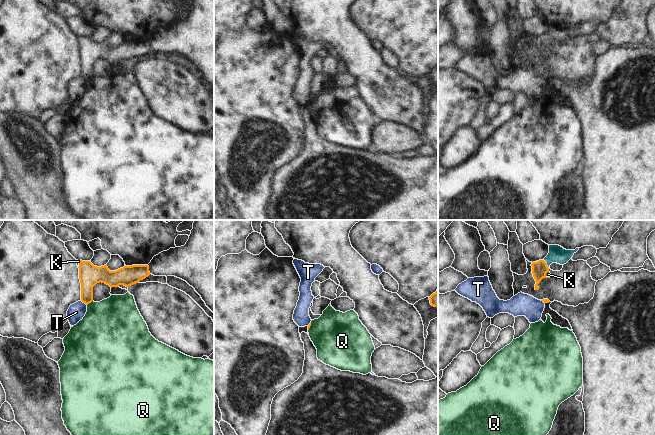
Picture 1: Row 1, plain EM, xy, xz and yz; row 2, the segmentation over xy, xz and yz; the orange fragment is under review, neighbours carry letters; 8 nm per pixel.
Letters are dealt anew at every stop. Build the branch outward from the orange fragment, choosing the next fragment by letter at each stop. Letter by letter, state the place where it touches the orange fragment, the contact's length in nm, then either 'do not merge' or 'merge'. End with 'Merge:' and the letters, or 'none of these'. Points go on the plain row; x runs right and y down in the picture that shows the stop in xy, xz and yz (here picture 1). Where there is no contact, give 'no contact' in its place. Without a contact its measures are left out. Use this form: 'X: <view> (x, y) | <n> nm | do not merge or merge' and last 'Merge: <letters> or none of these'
K: yz (546, 40) | 90 nm | merge
Q: xy (89, 78) | 60 nm | do not merge
T: xy (83, 78) | 70 nm | do not merge
Merge: K

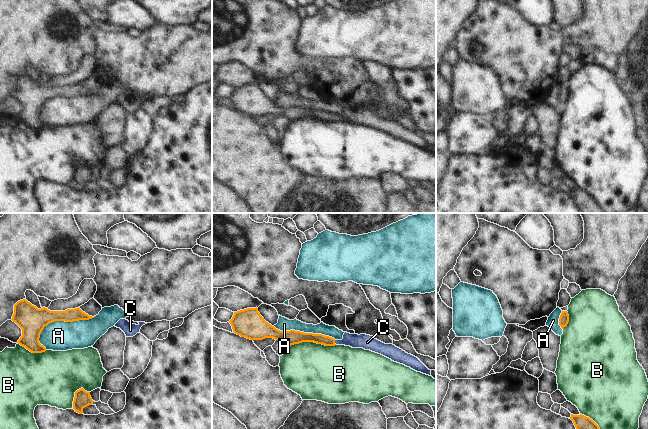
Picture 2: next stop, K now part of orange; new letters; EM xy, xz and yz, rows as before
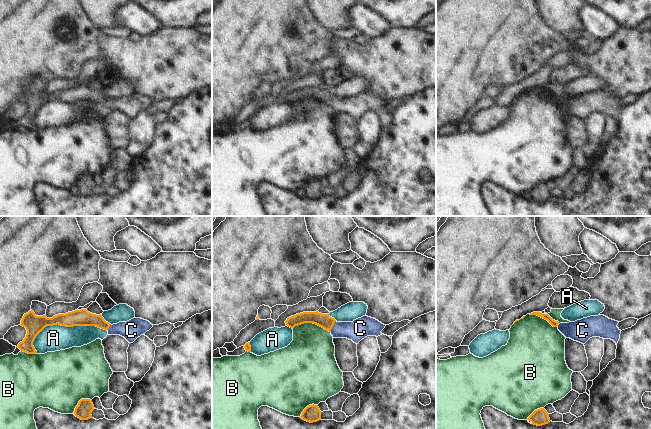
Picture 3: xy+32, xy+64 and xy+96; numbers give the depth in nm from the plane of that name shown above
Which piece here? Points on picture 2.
A: xy (62, 96) | 500 nm | do not merge
B: xz (312, 117) | 360 nm | do not merge
C: xz (334, 118) | 40 nm | merge
Merge: C

